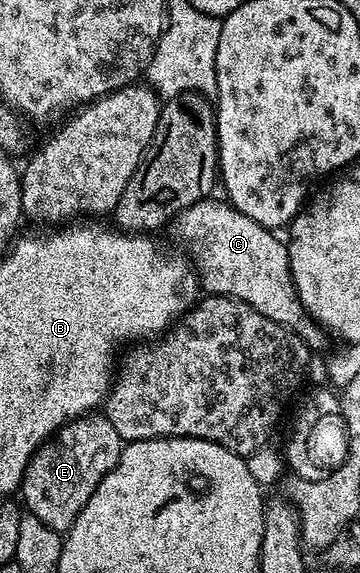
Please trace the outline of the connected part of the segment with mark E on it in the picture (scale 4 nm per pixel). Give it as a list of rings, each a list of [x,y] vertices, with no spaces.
[[[89,413],[78,419],[69,419],[32,454],[24,470],[18,495],[27,514],[38,517],[38,521],[42,521],[42,525],[50,525],[50,529],[67,533],[86,501],[90,501],[94,489],[98,489],[102,477],[118,465],[121,450],[122,440],[103,413]]]

